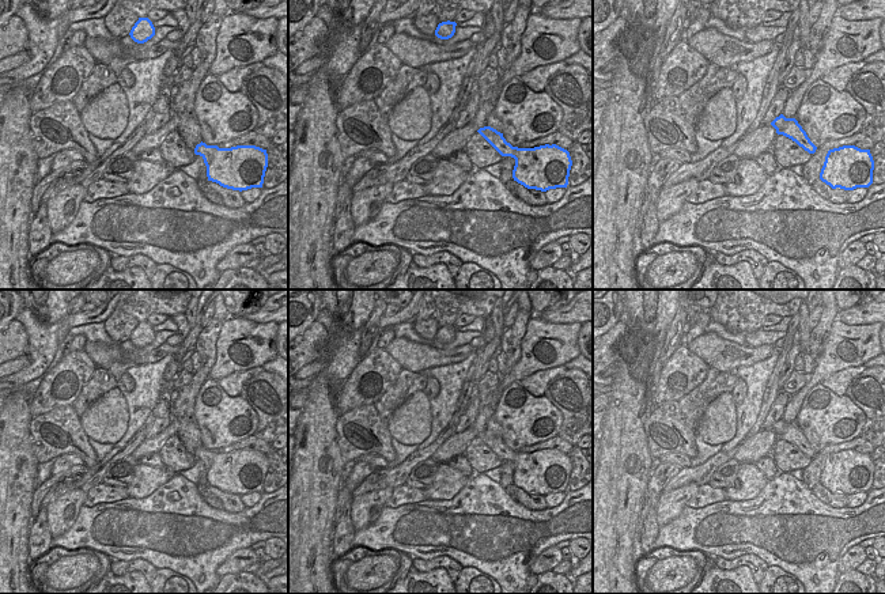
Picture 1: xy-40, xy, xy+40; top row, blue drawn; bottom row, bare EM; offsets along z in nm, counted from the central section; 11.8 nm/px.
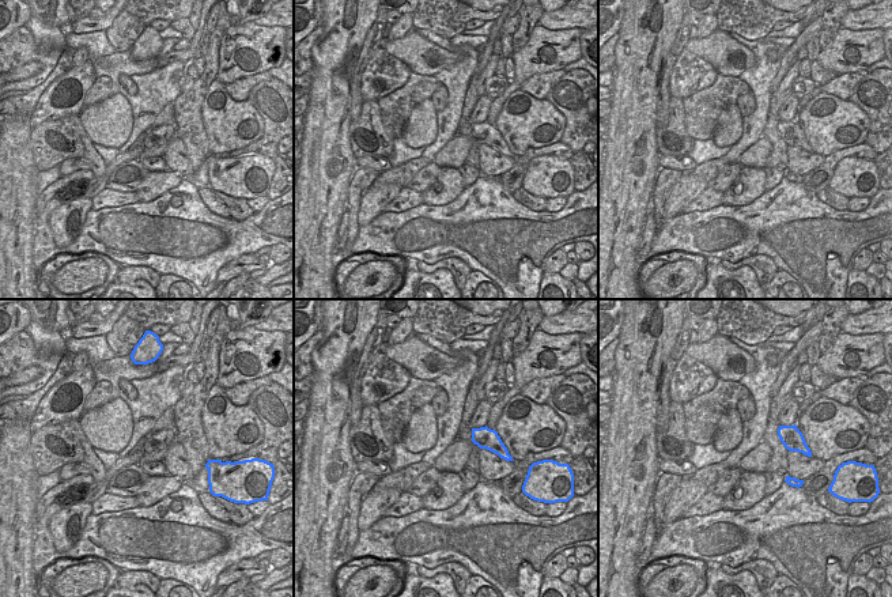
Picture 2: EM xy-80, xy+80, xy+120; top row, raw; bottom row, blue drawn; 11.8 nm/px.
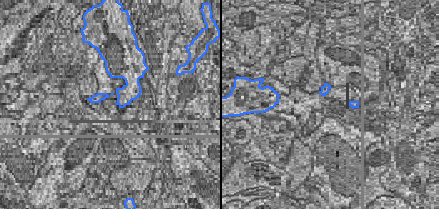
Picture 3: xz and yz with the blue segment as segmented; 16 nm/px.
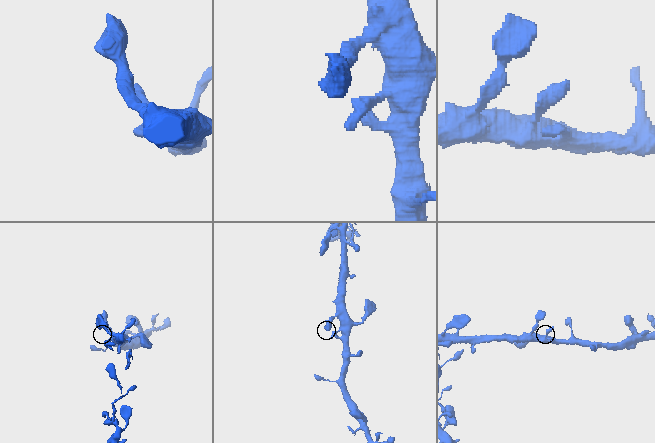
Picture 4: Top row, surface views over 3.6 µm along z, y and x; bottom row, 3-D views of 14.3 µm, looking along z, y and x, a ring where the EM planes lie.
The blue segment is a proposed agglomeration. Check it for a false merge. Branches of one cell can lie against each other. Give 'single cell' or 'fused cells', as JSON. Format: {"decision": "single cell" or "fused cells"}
{"decision": "single cell"}

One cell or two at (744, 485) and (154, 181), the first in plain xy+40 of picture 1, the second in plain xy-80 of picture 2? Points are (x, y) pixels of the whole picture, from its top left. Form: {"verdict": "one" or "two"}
{"verdict": "one"}

